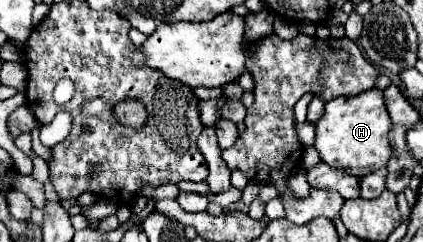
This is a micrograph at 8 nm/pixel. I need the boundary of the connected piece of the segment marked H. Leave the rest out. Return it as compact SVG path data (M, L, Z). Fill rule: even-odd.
M368 89L352 99L330 99L326 101L326 111L320 121L316 121L316 151L320 159L336 169L342 169L350 175L362 177L376 169L386 167L392 147L388 141L388 131L392 129L392 121L388 119L388 111L384 105L384 97L380 89Z

